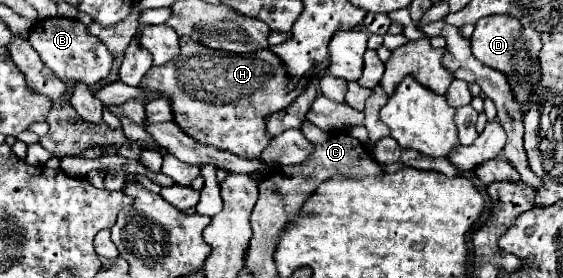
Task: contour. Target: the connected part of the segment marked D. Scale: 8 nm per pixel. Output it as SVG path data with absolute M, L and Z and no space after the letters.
M486 16L476 22L476 30L472 34L472 54L486 66L504 72L512 84L512 92L516 92L516 100L520 100L522 116L528 112L528 96L534 92L536 80L540 80L540 34L528 26L522 26L514 16Z

